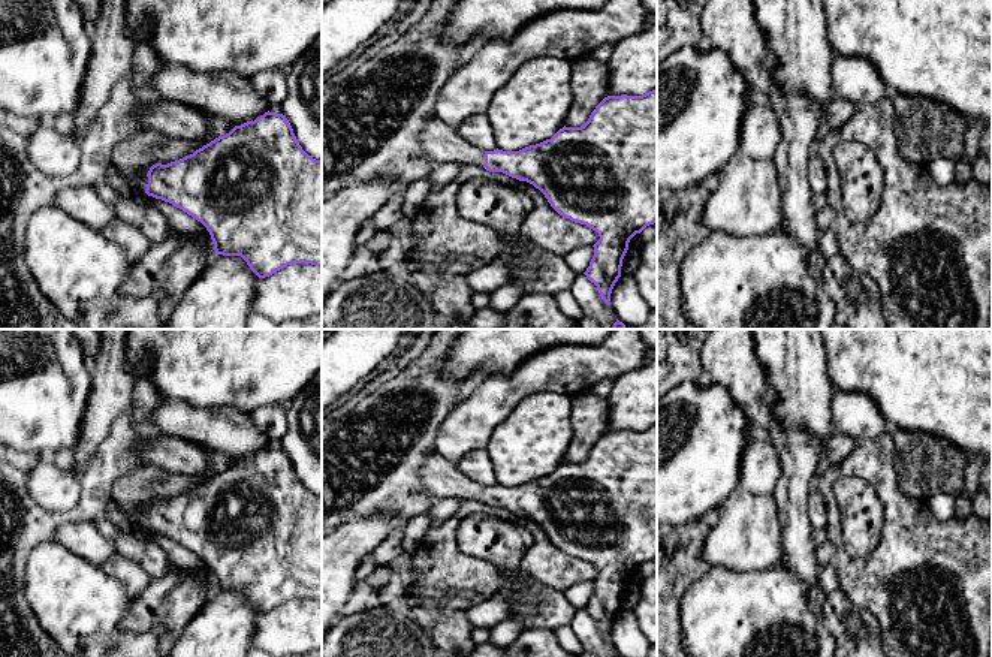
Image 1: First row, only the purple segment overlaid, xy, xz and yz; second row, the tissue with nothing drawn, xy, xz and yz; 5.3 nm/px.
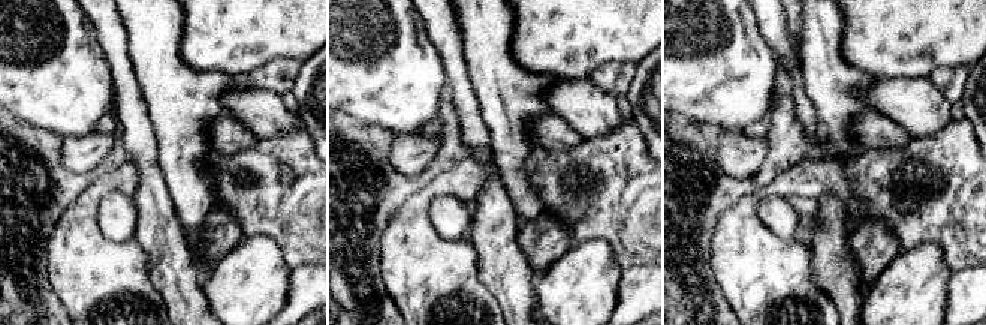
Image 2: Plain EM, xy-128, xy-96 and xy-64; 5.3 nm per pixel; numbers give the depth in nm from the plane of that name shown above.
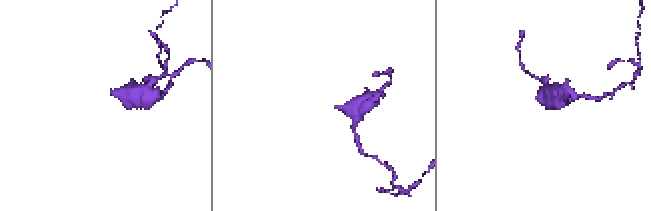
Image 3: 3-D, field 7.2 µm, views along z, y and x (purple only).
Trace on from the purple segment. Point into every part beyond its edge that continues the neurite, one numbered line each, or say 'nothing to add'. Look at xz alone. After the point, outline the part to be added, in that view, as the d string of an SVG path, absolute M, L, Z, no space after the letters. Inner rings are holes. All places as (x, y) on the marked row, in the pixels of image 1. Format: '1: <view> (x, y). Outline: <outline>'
1: xz (442, 144). Outline: M435 115L431 117L420 133L419 150L435 165L485 165L485 151L467 142L456 130Z

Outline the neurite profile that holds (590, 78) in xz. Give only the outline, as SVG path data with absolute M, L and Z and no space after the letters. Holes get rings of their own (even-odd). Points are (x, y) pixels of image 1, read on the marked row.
M591 54L572 60L572 108L566 127L584 126L595 106L609 94L609 69Z

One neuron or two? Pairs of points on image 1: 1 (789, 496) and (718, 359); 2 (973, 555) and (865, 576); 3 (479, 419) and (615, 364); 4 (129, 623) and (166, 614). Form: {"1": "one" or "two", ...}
{"1": "one", "2": "one", "3": "one", "4": "one"}

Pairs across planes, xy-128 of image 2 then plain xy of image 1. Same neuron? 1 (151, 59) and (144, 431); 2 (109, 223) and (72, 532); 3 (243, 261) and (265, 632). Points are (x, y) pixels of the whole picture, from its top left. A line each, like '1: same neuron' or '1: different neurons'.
1: same neuron
2: same neuron
3: different neurons

